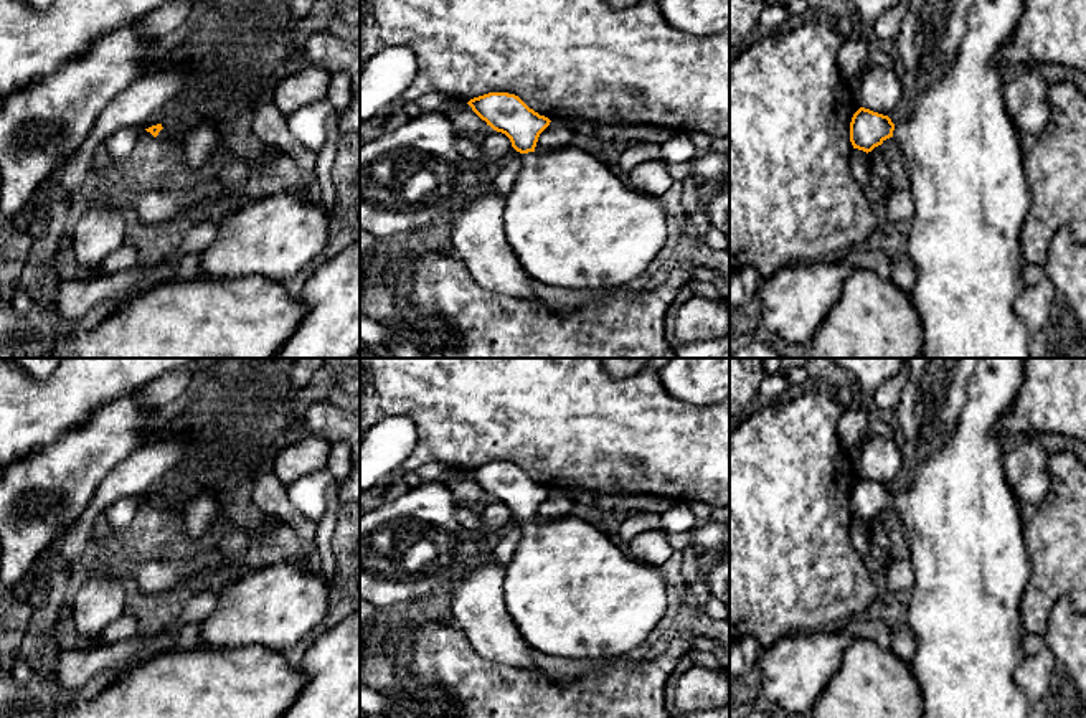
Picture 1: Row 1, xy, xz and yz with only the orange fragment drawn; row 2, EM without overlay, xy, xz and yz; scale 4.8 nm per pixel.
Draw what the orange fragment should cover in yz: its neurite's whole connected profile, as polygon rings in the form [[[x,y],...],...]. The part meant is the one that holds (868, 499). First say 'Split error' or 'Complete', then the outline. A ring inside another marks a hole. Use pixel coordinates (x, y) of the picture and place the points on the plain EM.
Split error. [[[982,358],[946,446],[919,459],[913,484],[893,494],[860,477],[850,492],[853,518],[871,522],[893,507],[901,518],[914,573],[908,611],[916,640],[911,667],[923,695],[923,718],[1028,718],[1028,701],[1013,680],[1023,664],[1022,596],[1032,576],[1022,505],[1003,472],[995,426],[1023,385],[1023,358]]]

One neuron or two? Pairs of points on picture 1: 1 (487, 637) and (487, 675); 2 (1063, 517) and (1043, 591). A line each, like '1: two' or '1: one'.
1: two
2: one

